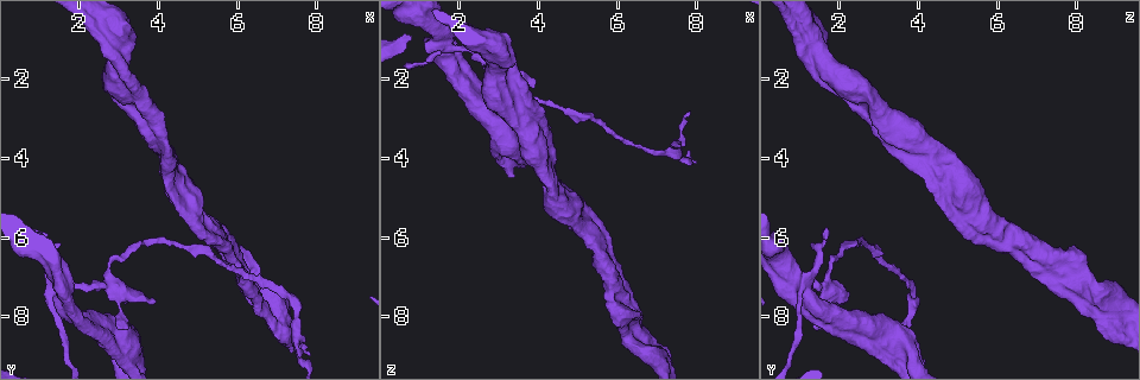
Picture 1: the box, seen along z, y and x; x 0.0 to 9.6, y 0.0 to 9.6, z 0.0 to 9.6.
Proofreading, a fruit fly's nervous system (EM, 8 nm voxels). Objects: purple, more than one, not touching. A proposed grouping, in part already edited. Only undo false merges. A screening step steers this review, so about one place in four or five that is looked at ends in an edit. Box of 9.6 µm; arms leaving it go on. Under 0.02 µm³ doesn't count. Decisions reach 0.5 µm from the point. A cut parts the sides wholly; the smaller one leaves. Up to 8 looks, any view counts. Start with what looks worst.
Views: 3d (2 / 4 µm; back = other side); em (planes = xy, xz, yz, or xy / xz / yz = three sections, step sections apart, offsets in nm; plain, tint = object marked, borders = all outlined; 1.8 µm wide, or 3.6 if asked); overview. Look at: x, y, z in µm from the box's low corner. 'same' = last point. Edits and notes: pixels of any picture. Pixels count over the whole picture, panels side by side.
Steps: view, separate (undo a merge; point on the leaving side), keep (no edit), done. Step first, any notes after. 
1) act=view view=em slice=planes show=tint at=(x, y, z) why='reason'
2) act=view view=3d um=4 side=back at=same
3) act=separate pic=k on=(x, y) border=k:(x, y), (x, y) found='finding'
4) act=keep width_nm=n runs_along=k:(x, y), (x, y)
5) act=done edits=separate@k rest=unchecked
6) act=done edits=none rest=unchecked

act=view view=em slice=planes show=tint at=(1.65, 7.30, 1.10) why='calibre changes'

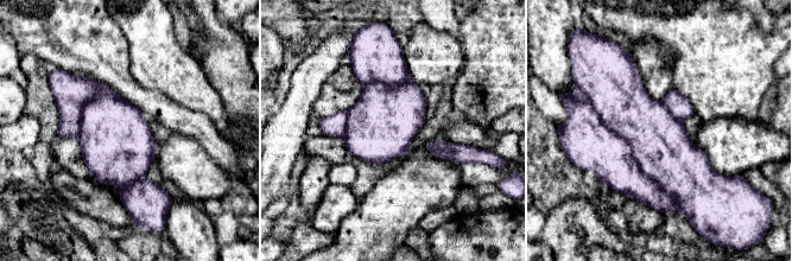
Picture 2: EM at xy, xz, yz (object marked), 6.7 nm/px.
act=separate pic=2 on=(71, 93) border=2:(103, 84), (84, 106), (77, 137) found='two neurons meet here'

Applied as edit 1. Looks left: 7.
act=view view=3d um=4 at=(6.15, 6.95, 8.10) why='closes a loop'

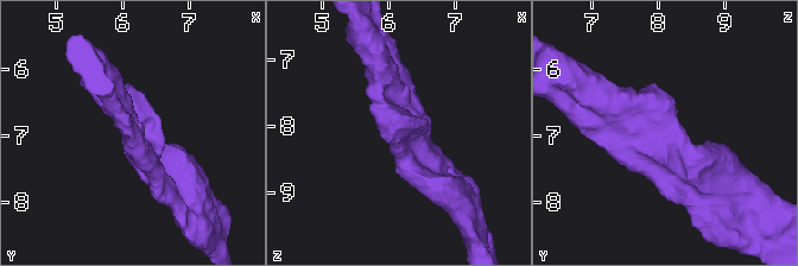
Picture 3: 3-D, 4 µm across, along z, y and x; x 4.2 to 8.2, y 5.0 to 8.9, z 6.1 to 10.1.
act=view view=em slice=xz step=8 show=tint at=(6.15, 7.00, 8.15) arms=3 arm_widths_nm=260,280,340 why='need the tissue'

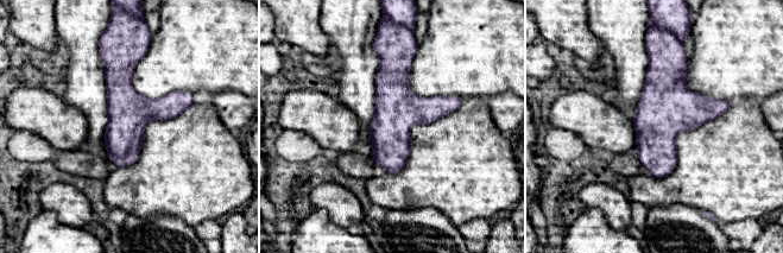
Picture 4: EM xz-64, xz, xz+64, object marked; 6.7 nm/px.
act=keep found='all the same neuron'

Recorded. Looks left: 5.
act=view view=3d um=4 at=(4.30, 4.40, 4.55) why='arms part here'

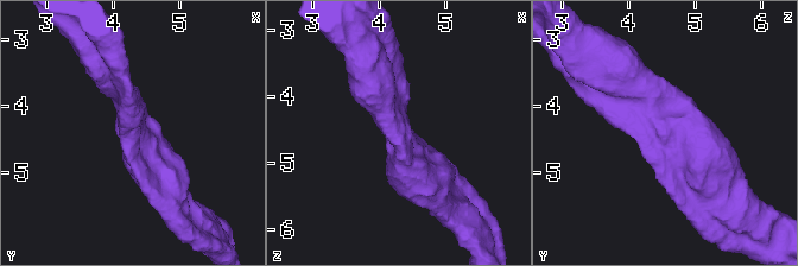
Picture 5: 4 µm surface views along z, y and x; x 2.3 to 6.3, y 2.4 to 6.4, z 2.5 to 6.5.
act=view view=em um=3.6 slice=planes show=tint at=(4.30, 4.35, 4.60) why='need the tissue'

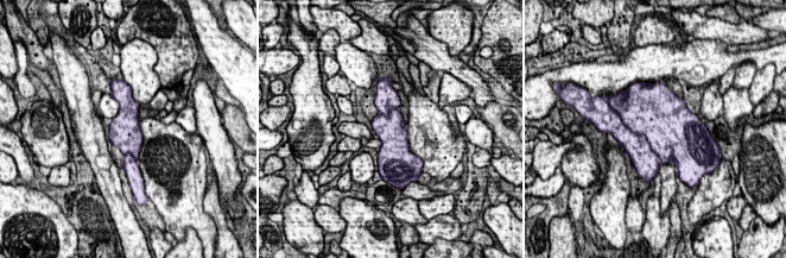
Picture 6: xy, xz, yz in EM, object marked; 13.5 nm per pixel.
act=keep found='one neuron here'

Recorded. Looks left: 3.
act=done edits=separate@2 rest=unchecked

